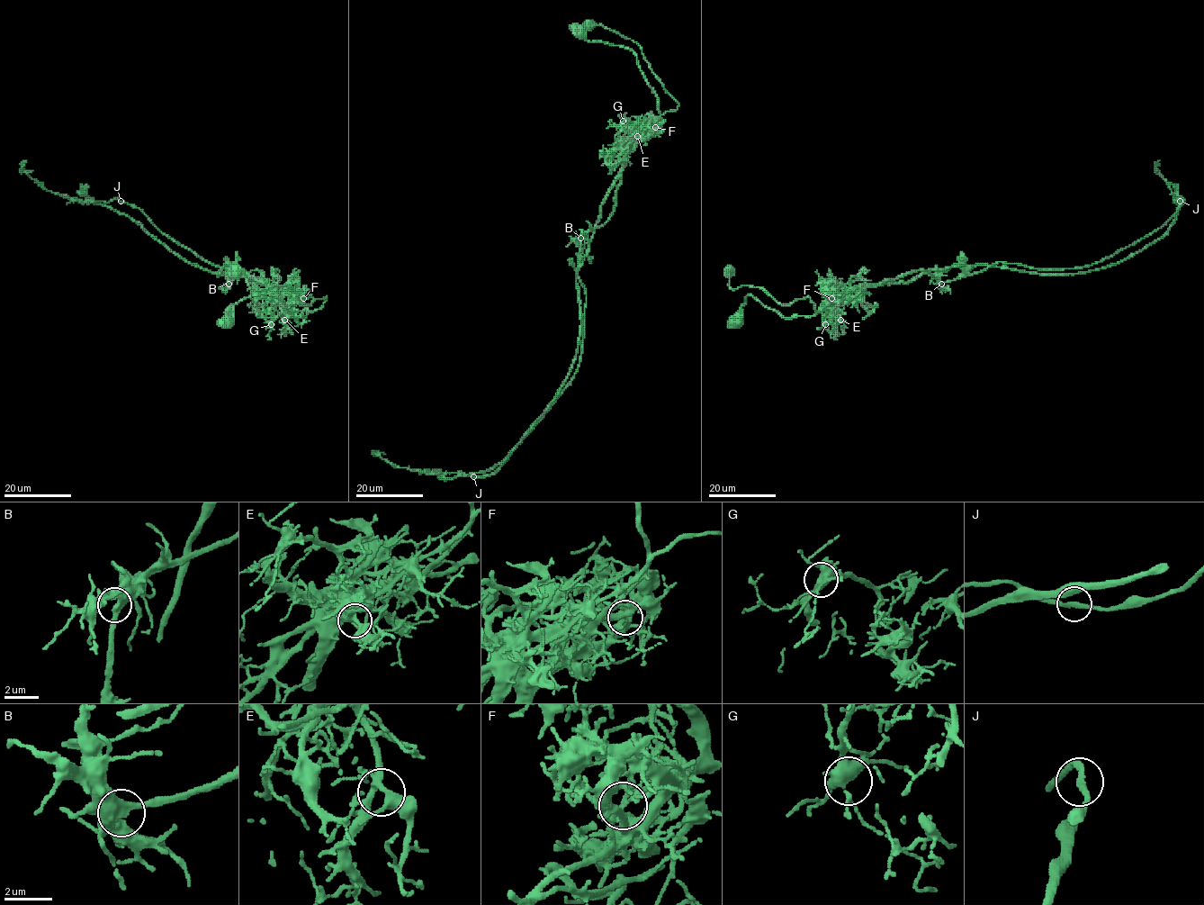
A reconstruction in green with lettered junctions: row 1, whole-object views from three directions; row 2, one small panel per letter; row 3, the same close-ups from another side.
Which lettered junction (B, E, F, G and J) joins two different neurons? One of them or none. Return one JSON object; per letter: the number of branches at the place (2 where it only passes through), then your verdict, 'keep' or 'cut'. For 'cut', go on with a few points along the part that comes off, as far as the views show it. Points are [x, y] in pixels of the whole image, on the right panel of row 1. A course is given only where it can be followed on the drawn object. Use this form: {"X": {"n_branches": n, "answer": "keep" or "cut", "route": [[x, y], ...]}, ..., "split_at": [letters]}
{"B": {"n_branches": 3, "answer": "keep"}, "E": {"n_branches": 6, "answer": "keep"}, "F": {"n_branches": 4, "answer": "cut", "route": [[831, 297], [844, 303], [922, 270], [949, 282], [998, 262], [1088, 266], [1178, 210], [1160, 160]]}, "G": {"n_branches": 6, "answer": "keep"}, "J": {"n_branches": 2, "answer": "keep"}, "split_at": ["F"]}

